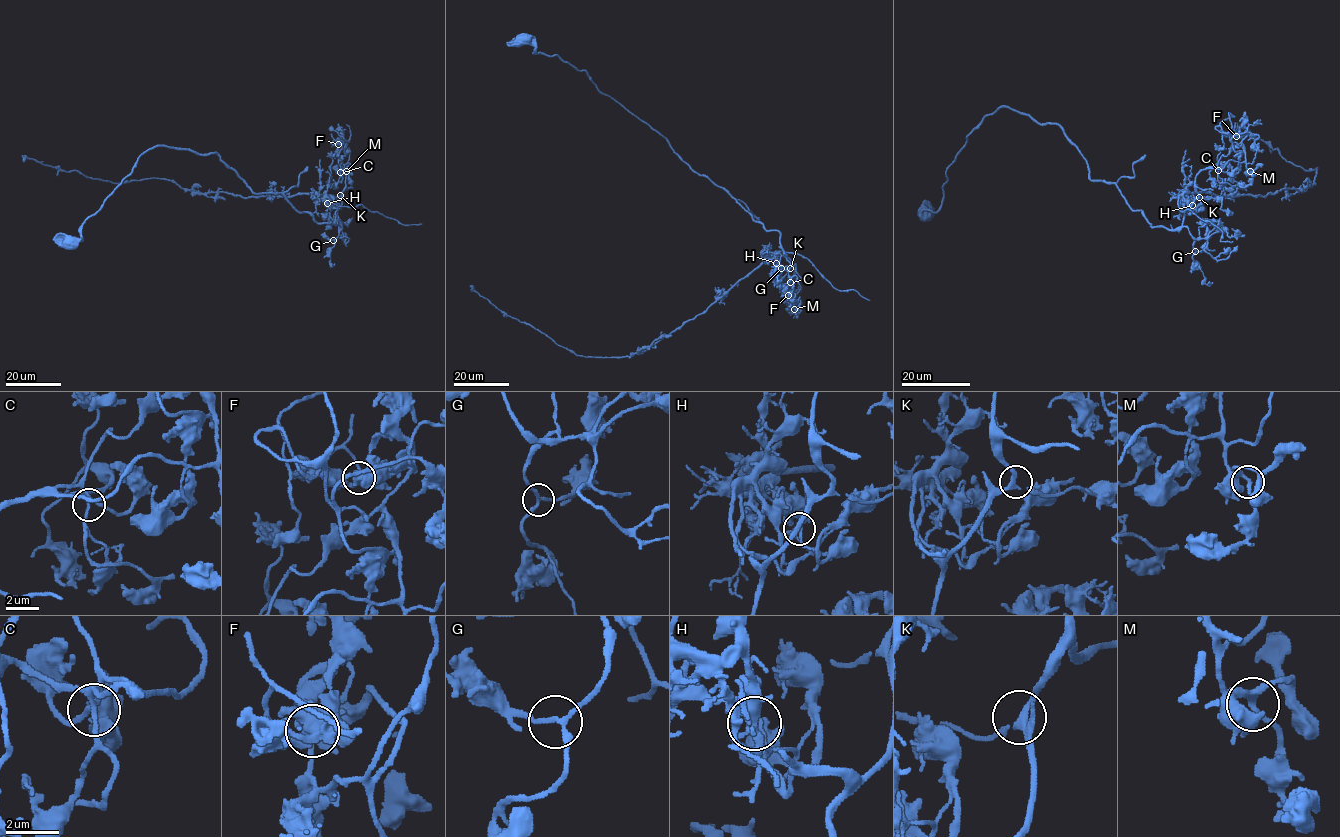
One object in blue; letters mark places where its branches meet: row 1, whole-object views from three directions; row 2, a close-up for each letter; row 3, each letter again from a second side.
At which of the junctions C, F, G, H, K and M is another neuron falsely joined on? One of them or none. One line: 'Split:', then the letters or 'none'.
Split: H

